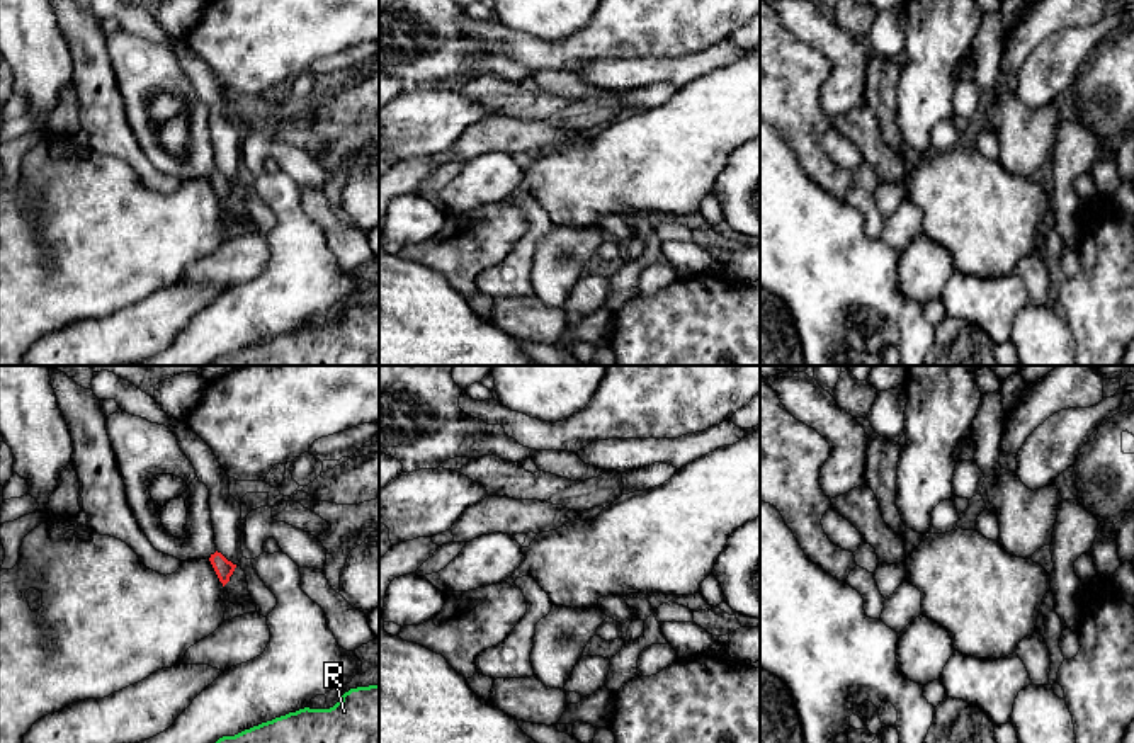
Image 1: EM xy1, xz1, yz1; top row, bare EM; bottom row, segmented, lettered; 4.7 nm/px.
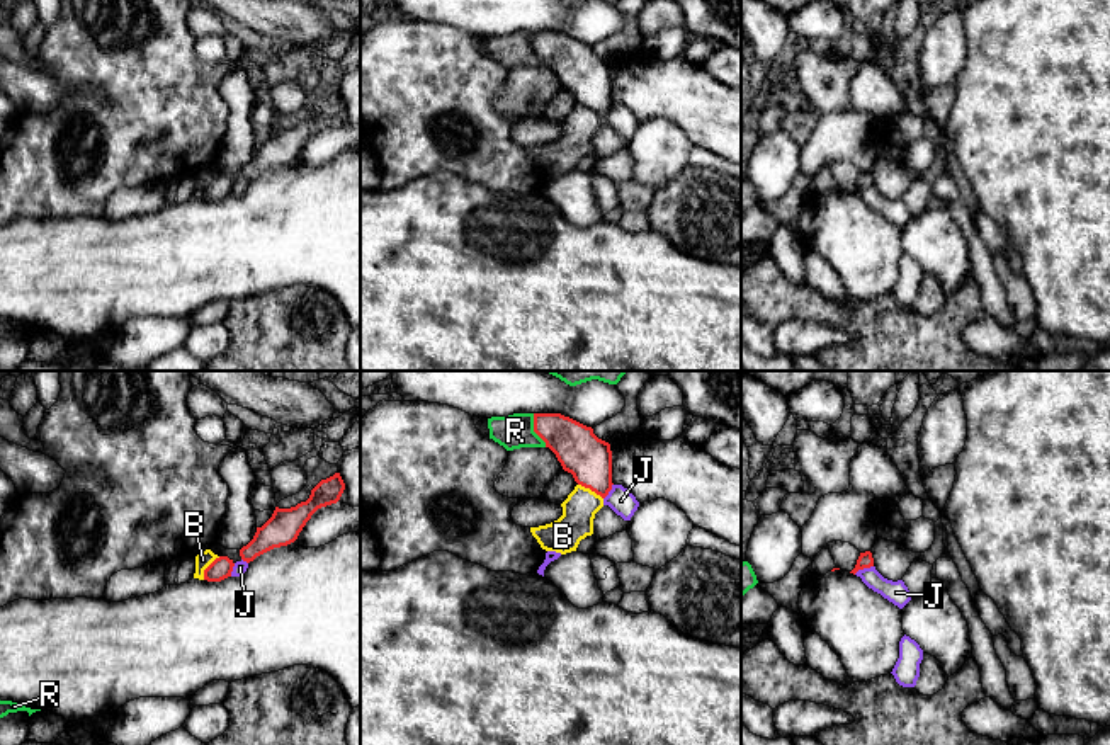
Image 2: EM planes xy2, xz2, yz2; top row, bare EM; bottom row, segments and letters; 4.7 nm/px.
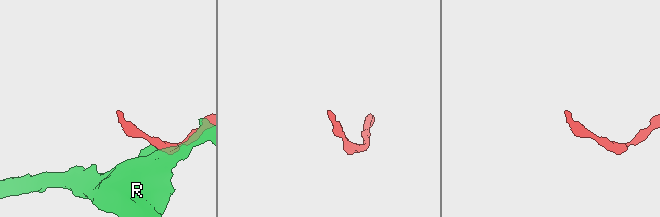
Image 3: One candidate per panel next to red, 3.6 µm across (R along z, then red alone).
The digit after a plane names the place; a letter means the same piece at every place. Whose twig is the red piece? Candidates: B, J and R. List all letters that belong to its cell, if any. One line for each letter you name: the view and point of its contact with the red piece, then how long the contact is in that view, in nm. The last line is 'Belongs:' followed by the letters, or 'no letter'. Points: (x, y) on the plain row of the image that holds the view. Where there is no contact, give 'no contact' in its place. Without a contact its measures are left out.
Belongs: no letter

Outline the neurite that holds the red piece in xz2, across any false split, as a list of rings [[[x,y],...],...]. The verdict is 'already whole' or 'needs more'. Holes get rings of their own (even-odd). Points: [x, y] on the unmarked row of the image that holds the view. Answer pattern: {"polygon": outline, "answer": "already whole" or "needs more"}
{"polygon": [[[534,32],[534,51],[546,61],[575,100],[602,117],[612,109],[610,63],[561,32]]], "answer": "already whole"}

